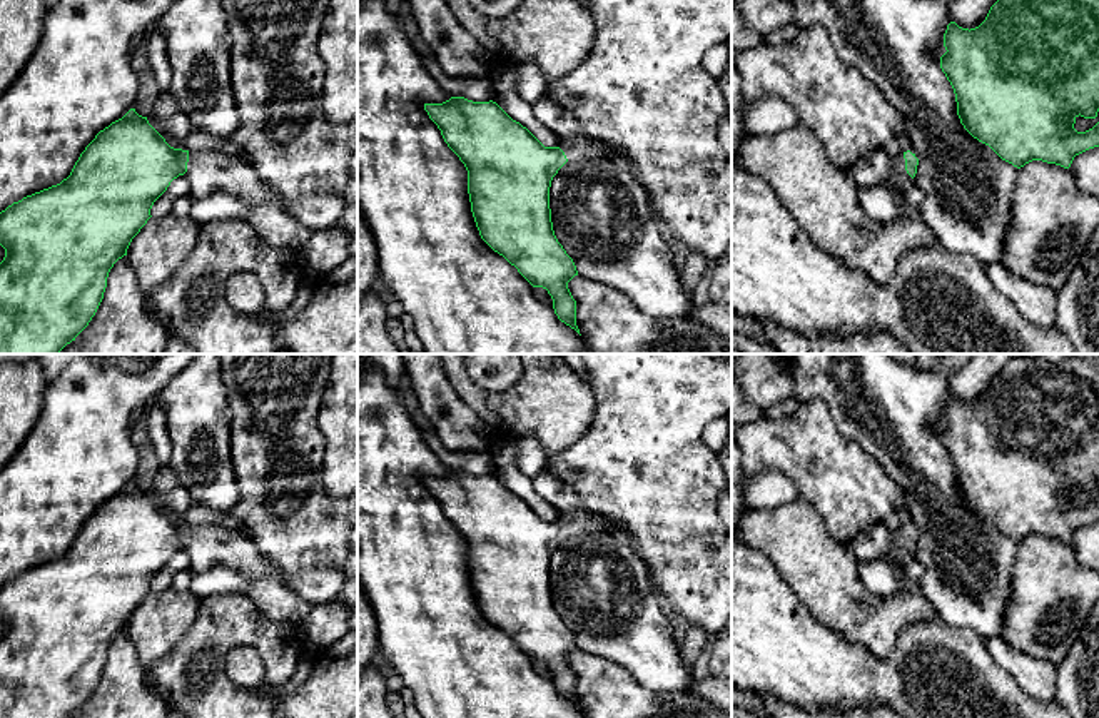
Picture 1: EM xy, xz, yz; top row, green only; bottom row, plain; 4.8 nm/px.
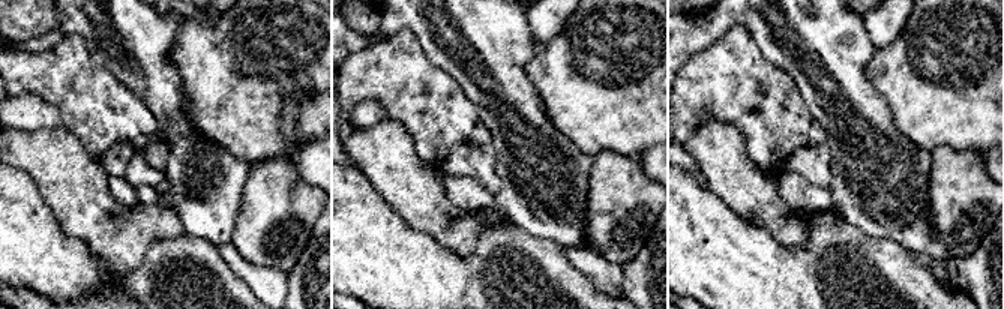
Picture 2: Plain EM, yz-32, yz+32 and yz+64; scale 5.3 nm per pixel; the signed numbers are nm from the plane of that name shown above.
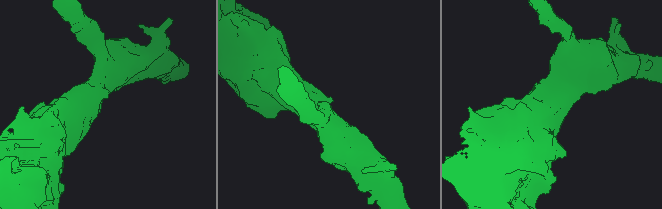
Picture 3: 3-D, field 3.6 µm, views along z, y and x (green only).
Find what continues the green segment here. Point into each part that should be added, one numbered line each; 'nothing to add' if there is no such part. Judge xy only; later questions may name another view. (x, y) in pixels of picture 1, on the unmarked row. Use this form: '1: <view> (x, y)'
1: xy (206, 543)

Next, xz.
1: xz (575, 518)

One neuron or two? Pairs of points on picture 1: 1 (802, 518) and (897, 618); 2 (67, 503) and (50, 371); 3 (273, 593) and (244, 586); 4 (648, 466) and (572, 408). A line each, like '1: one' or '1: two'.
1: one
2: two
3: one
4: two

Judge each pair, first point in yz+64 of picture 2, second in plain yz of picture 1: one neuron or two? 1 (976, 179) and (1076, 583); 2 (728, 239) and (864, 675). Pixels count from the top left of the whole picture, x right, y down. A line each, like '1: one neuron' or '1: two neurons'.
1: one neuron
2: one neuron

